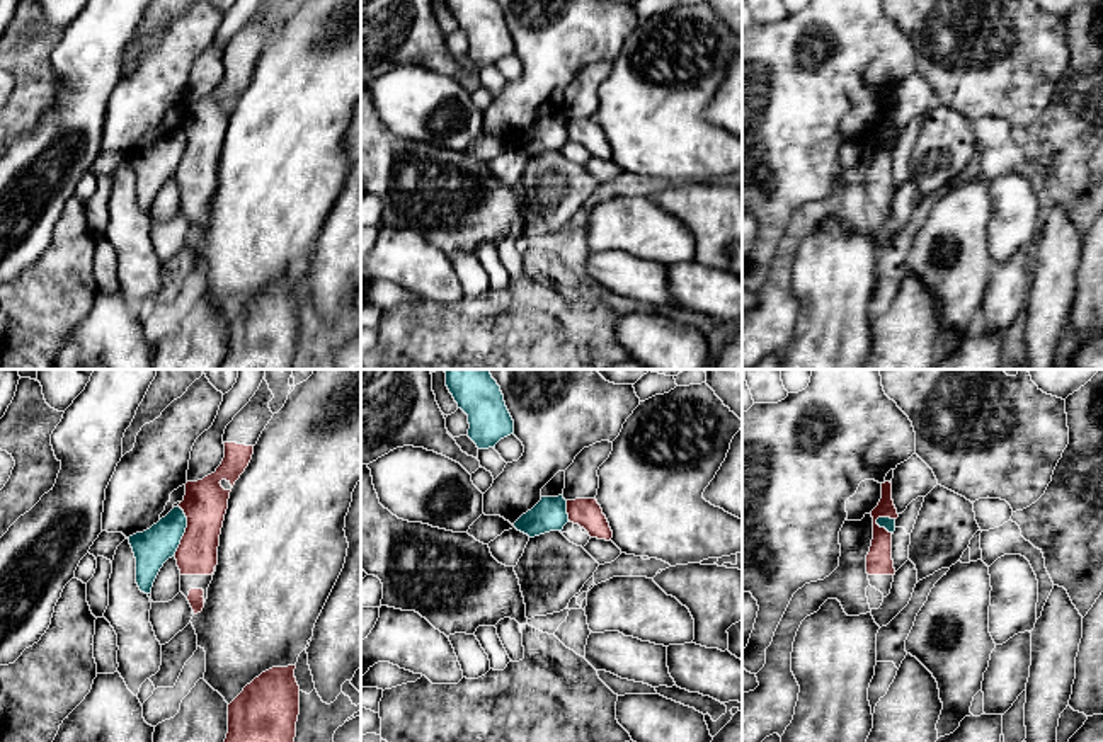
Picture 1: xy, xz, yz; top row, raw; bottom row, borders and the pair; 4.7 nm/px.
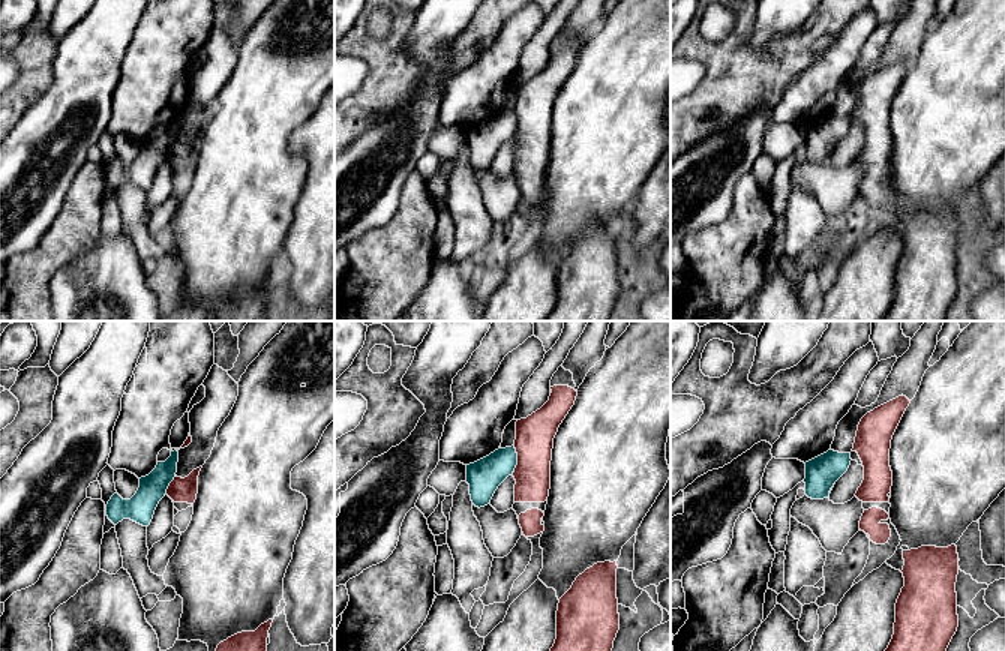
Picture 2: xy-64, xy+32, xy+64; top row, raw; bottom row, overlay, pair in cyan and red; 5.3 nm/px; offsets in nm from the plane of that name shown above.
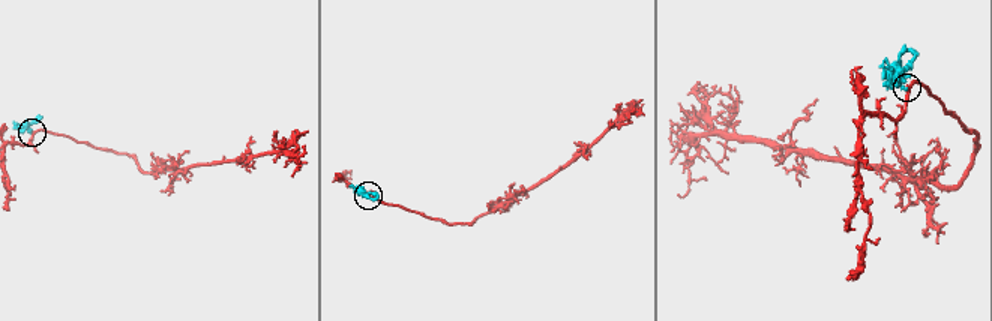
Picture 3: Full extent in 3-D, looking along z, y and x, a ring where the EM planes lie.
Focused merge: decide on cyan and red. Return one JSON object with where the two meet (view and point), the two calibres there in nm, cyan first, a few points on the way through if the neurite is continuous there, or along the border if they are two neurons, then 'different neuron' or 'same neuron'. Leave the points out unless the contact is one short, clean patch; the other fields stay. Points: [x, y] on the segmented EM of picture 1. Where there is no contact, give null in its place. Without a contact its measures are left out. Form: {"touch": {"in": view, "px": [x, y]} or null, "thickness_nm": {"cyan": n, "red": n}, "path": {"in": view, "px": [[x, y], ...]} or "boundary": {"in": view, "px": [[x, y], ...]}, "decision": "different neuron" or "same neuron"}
{"touch": {"in": "xy", "px": [184, 530]}, "thickness_nm": {"cyan": 180, "red": 220}, "boundary": {"in": "xy", "px": [[179, 506], [186, 518], [186, 531], [174, 553]]}, "decision": "different neuron"}

